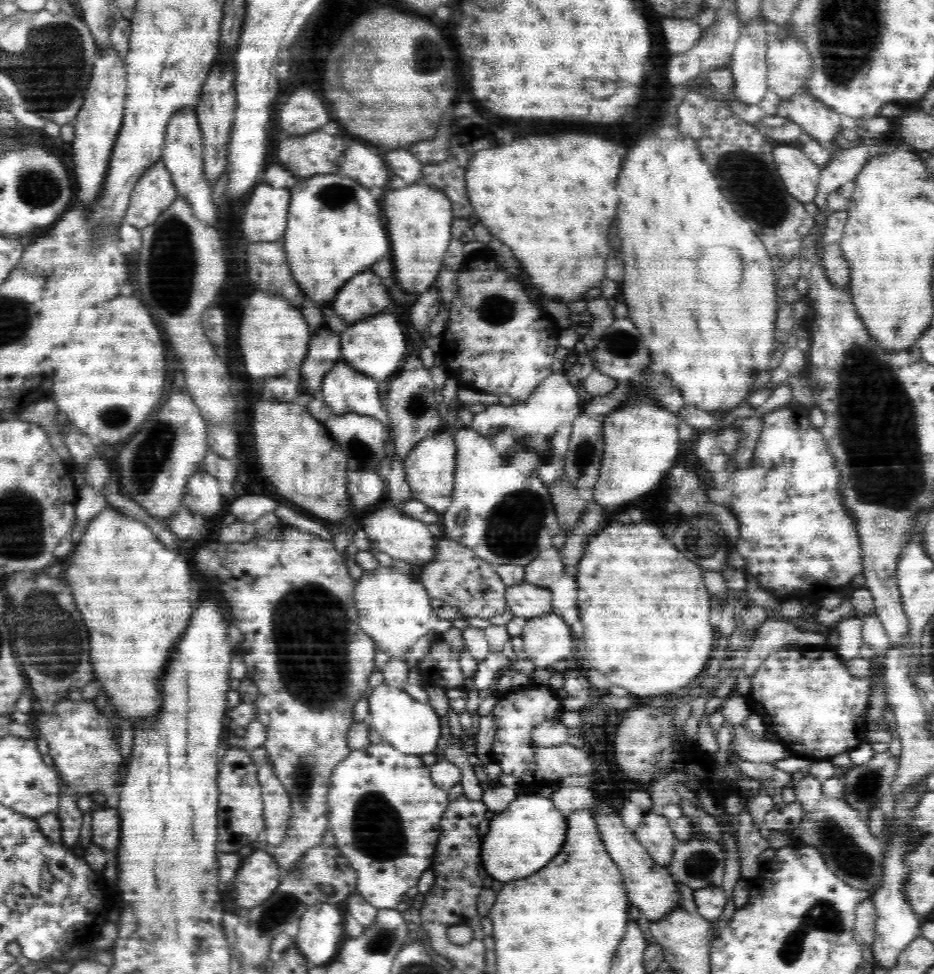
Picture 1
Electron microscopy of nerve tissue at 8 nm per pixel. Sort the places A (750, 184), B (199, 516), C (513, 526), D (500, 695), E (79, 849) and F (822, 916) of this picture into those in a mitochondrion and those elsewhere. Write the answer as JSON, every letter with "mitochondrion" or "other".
{"A":"mitochondrion","B":"other","C":"mitochondrion","D":"other","E":"other","F":"mitochondrion"}

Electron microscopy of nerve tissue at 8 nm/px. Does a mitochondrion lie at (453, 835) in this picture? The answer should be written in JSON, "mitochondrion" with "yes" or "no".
{"mitochondrion":"no"}

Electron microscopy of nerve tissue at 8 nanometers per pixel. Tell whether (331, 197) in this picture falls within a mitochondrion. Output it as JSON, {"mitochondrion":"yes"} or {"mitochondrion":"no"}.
{"mitochondrion":"yes"}

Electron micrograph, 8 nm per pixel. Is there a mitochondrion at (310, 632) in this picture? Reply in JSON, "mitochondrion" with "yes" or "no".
{"mitochondrion":"yes"}

